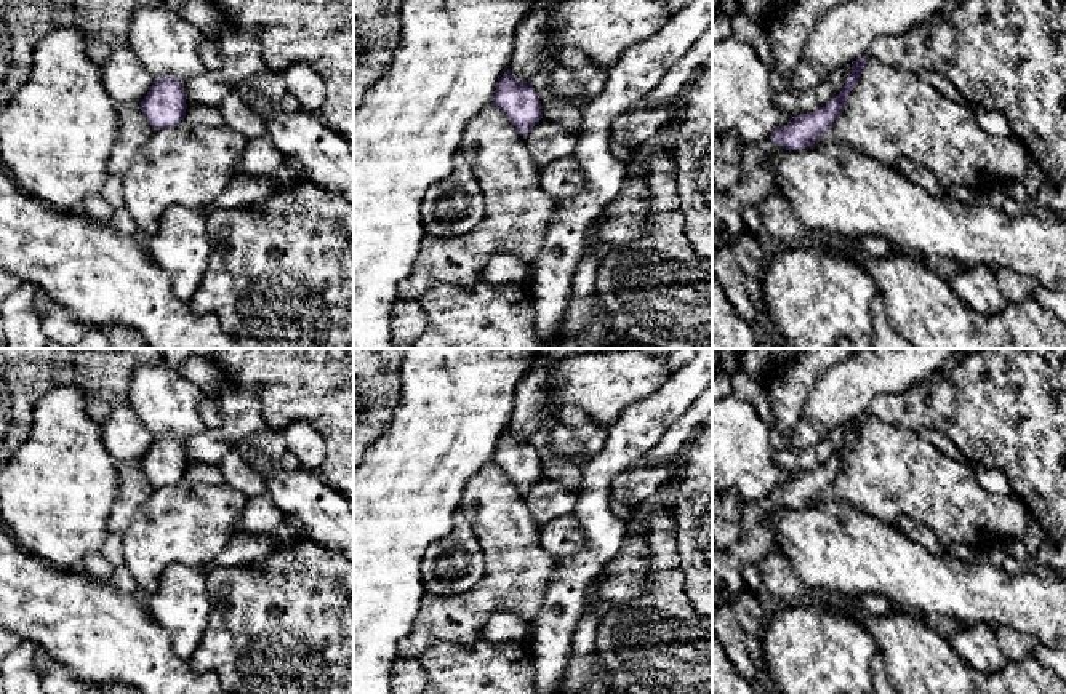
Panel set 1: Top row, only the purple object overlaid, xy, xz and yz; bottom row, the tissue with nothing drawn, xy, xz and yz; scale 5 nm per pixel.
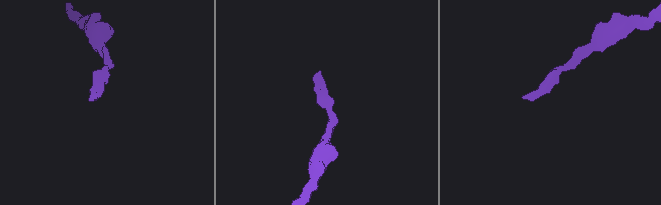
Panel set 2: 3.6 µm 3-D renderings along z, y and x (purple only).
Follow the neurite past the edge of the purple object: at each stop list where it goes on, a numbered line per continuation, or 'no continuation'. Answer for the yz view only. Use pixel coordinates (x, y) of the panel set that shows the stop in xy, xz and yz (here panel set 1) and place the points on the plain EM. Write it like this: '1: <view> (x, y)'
1: yz (754, 542)

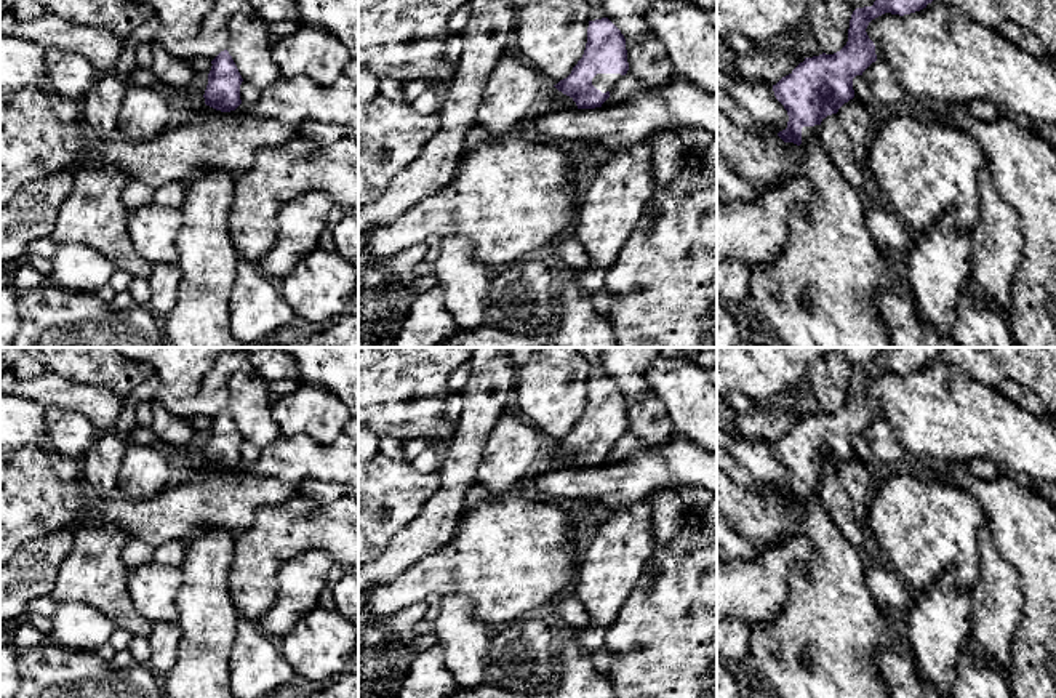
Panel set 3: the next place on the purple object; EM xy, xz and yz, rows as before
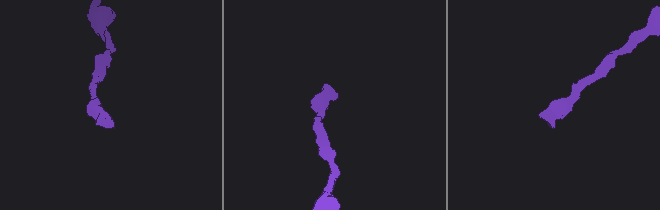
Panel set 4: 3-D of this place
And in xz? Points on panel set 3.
1: xz (605, 441)

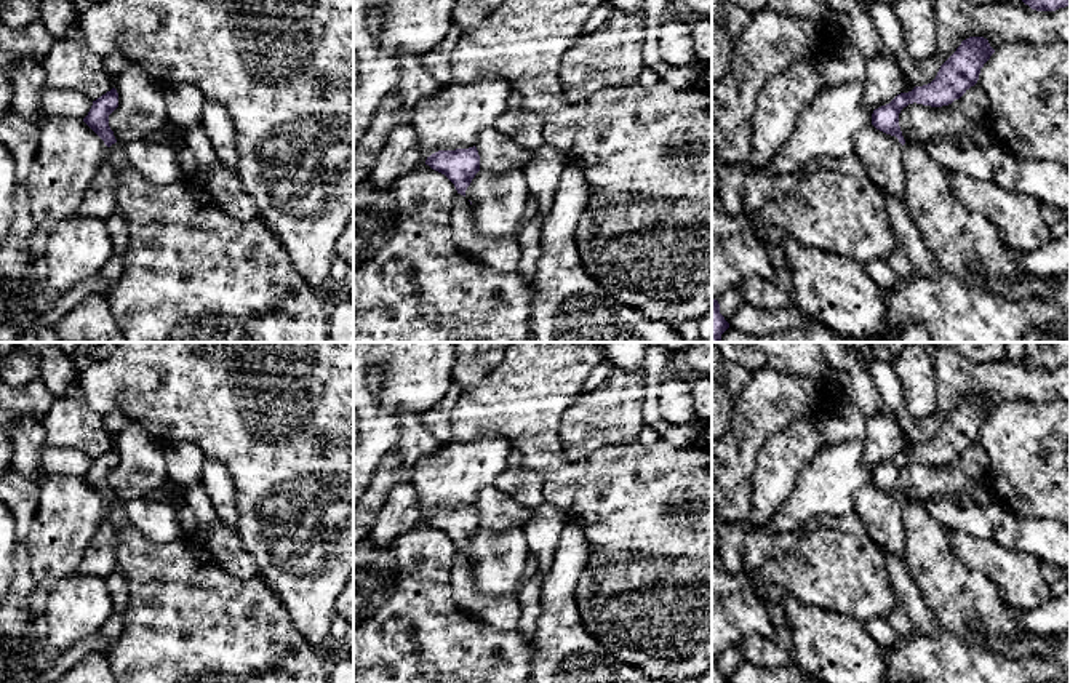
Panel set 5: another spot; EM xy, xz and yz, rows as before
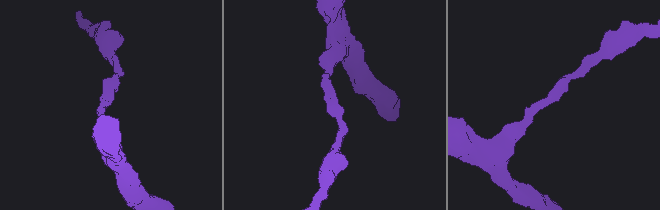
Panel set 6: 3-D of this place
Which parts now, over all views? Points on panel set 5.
no continuation

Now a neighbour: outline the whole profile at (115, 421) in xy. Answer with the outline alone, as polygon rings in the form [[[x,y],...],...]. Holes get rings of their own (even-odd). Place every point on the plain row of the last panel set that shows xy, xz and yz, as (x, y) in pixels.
[[[115,408],[102,417],[102,422],[107,433],[112,437],[112,440],[115,440],[123,432],[126,417],[120,411],[120,408]]]

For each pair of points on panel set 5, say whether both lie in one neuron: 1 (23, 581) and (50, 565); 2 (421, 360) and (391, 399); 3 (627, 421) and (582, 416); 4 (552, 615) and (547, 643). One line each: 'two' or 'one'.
1: two
2: one
3: one
4: one

